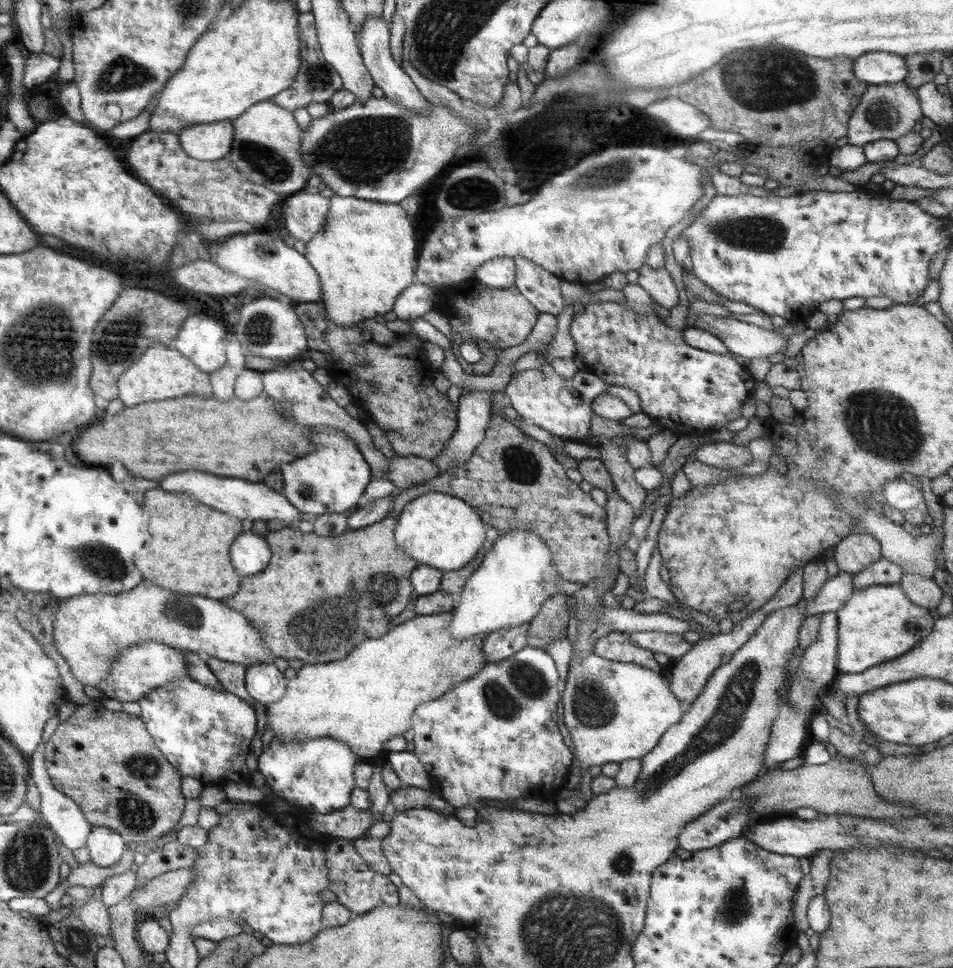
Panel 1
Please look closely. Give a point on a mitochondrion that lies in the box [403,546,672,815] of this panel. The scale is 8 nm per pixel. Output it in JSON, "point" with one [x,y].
{"point":[523,682]}

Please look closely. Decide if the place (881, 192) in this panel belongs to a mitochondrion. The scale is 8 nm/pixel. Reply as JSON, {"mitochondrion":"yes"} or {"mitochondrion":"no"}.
{"mitochondrion":"no"}

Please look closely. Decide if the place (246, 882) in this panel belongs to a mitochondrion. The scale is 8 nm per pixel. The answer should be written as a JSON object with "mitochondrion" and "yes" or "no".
{"mitochondrion":"no"}

